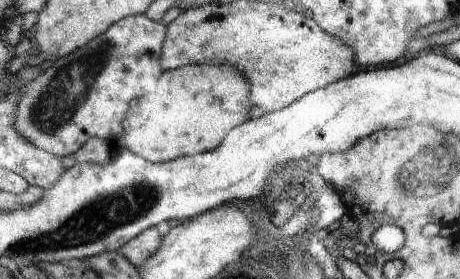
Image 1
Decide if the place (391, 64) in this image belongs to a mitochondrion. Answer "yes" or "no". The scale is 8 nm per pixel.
no

